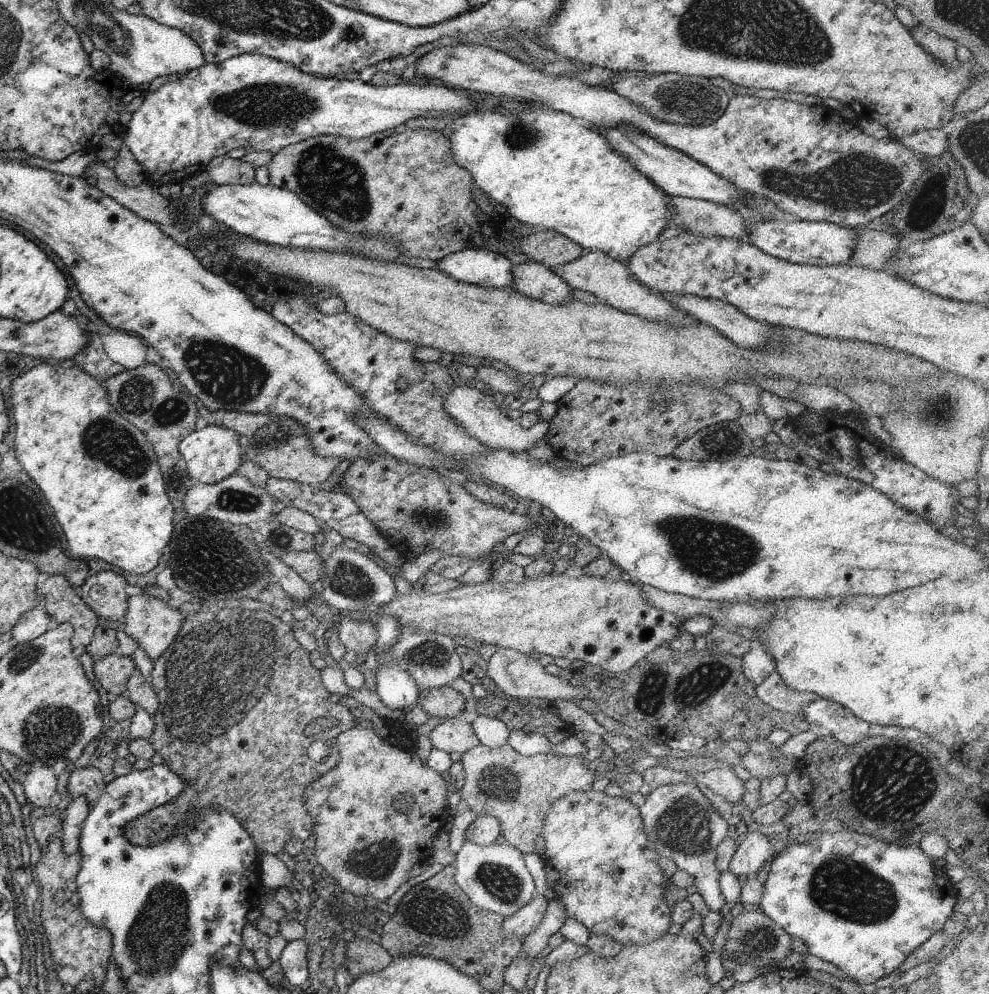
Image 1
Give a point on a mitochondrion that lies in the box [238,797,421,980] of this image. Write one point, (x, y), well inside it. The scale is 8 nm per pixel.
(382, 854)

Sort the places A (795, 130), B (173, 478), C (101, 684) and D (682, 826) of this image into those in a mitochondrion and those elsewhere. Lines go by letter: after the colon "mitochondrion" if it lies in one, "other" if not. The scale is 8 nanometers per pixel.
A: other
B: mitochondrion
C: other
D: mitochondrion

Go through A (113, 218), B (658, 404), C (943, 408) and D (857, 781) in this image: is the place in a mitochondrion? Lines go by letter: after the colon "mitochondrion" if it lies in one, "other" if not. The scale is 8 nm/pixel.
A: other
B: mitochondrion
C: mitochondrion
D: mitochondrion

